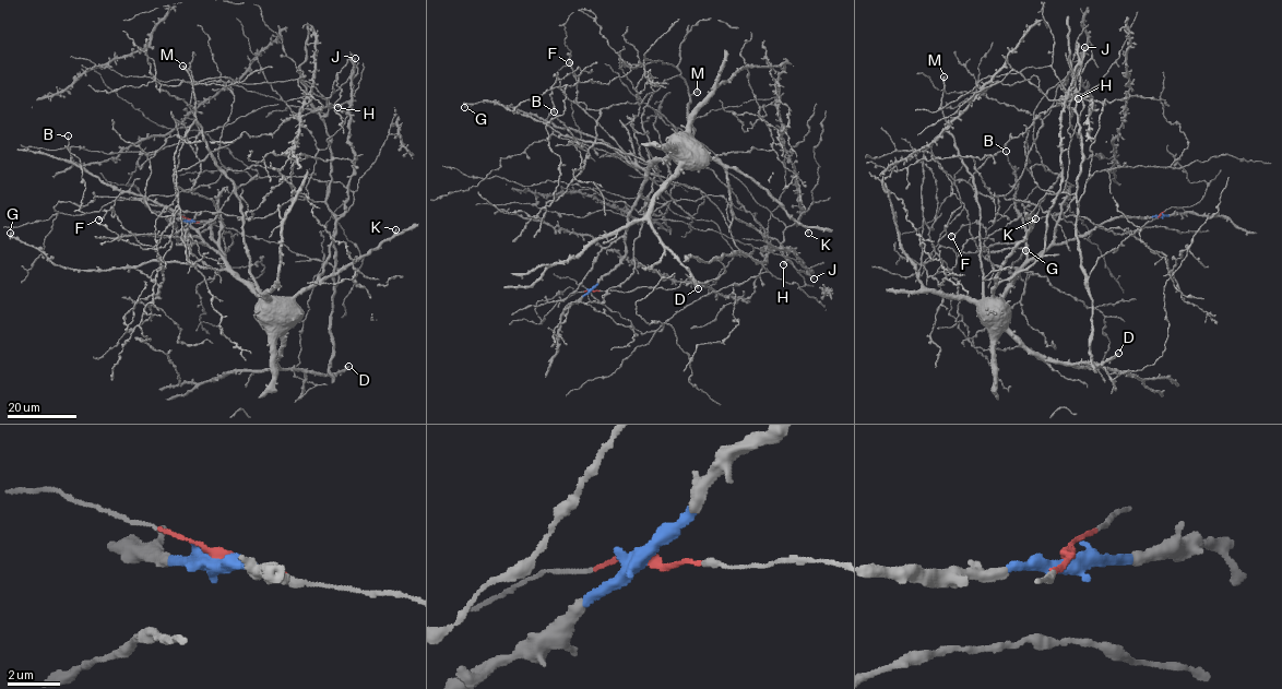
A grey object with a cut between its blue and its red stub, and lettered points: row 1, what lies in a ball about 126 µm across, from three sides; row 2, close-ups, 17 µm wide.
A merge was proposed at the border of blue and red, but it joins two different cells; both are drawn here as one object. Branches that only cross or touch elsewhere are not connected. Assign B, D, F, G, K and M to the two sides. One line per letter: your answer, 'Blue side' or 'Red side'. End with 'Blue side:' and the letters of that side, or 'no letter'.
B: Blue side
D: Blue side
F: Blue side
G: Blue side
K: Blue side
M: Blue side
Blue side: B, D, F, G, K, M

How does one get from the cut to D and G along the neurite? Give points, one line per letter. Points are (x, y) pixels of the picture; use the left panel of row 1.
D: (189, 221), (212, 220), (211, 236), (224, 258), (280, 329), (280, 368), (333, 375), (348, 366)
G: (189, 221), (212, 220), (209, 227), (225, 262), (224, 270), (152, 261), (106, 270), (67, 269), (10, 233)

